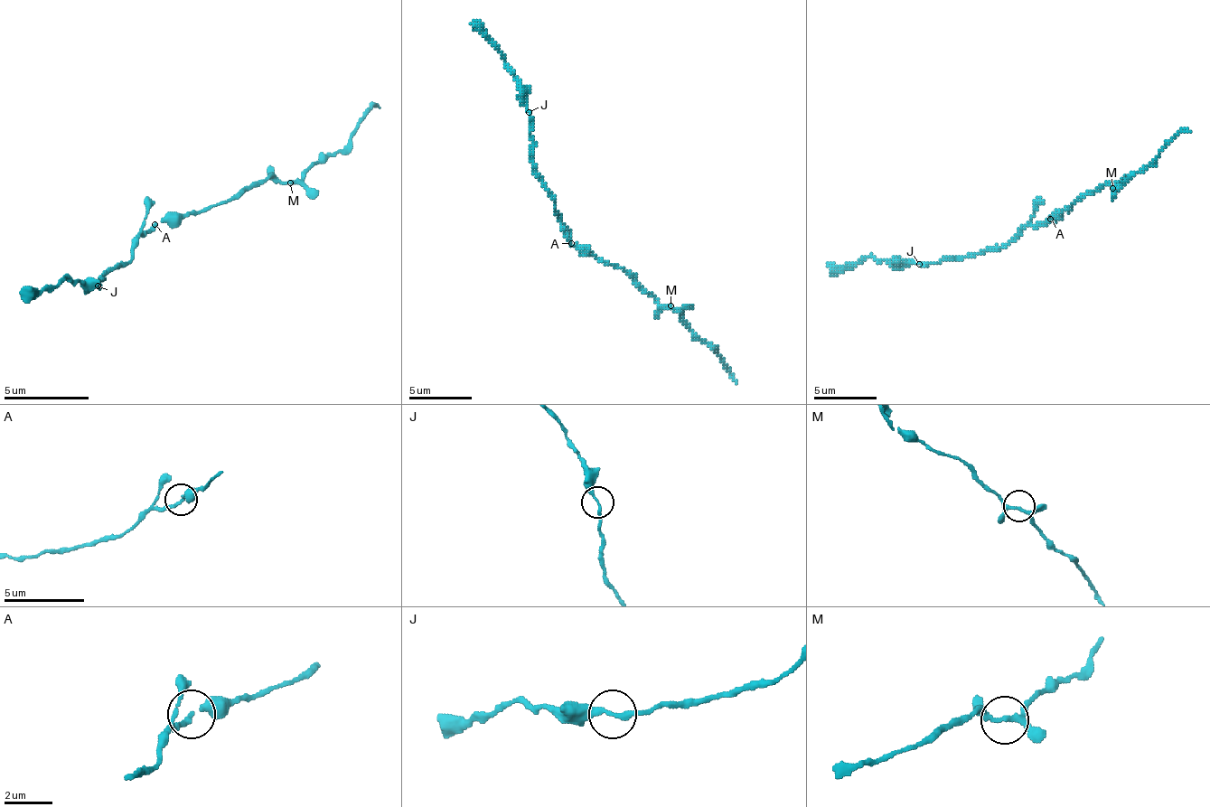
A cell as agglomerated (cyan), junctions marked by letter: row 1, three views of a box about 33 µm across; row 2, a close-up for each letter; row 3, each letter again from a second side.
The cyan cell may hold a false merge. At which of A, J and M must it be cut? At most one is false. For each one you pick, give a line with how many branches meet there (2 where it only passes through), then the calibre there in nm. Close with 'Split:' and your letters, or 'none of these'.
Split: none of these

